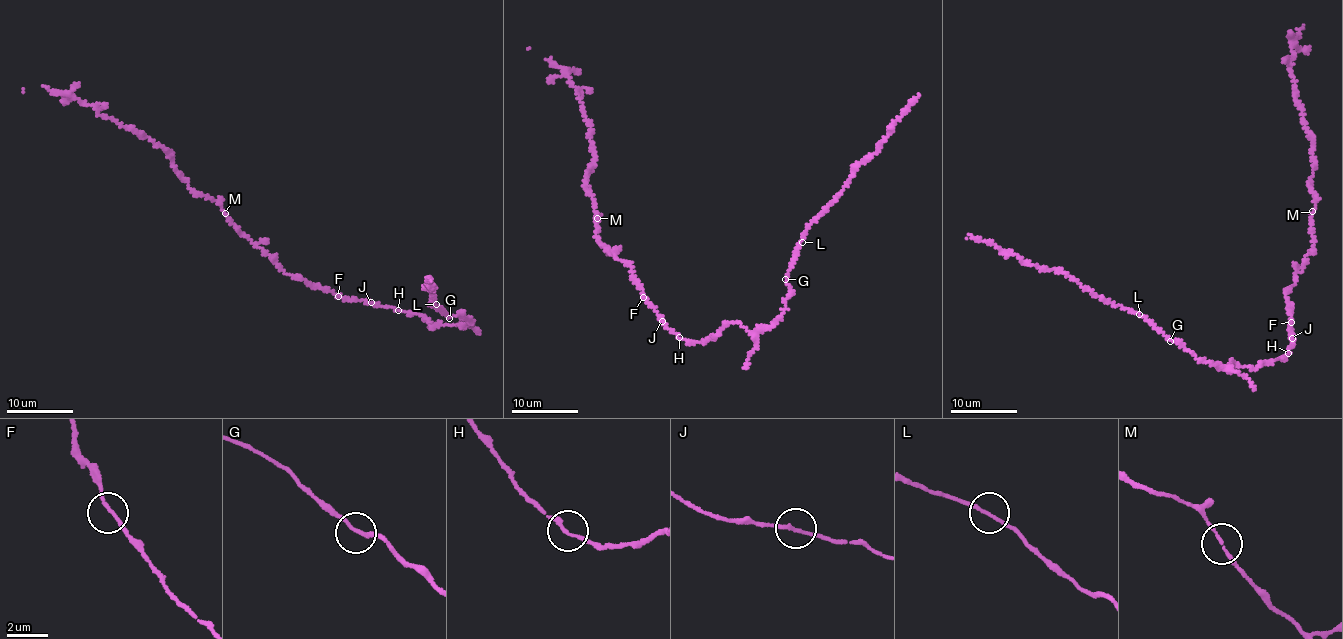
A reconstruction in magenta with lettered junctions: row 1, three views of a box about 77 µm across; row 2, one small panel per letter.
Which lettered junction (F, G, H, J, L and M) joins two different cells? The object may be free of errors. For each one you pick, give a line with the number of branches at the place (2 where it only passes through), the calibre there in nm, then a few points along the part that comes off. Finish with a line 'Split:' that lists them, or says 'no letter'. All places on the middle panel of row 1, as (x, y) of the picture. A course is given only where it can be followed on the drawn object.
Split: no letter

